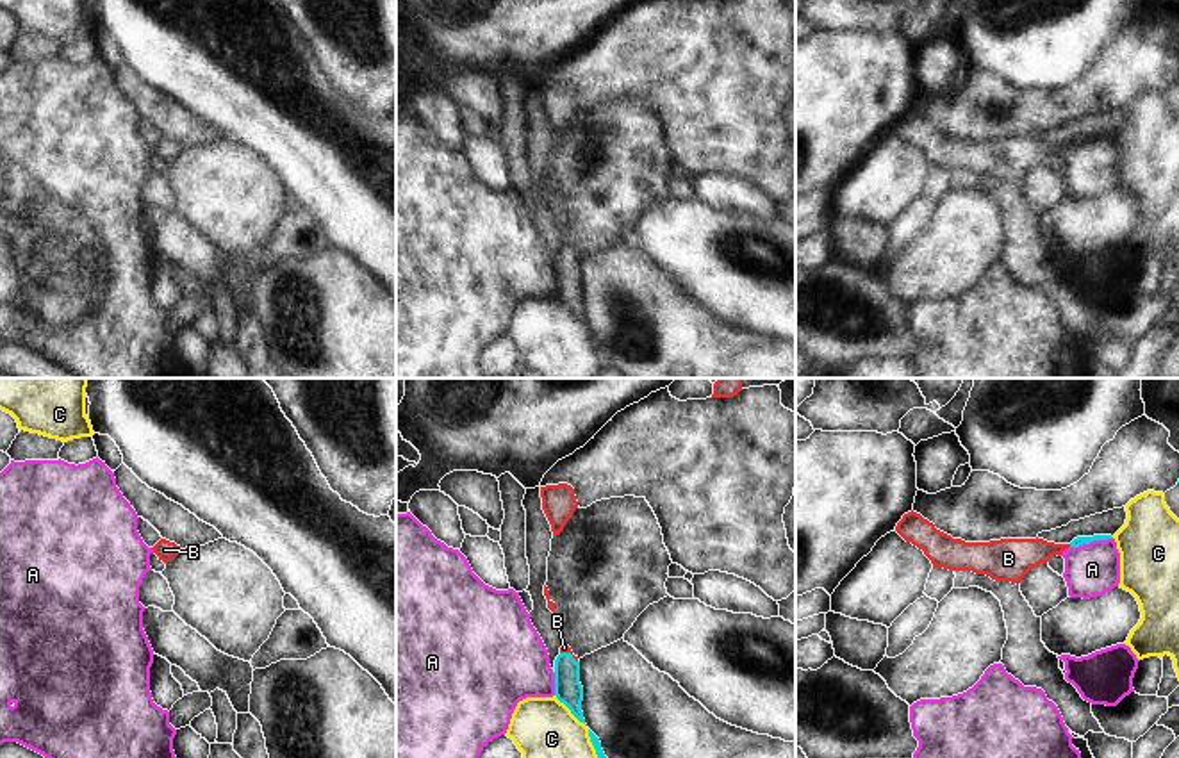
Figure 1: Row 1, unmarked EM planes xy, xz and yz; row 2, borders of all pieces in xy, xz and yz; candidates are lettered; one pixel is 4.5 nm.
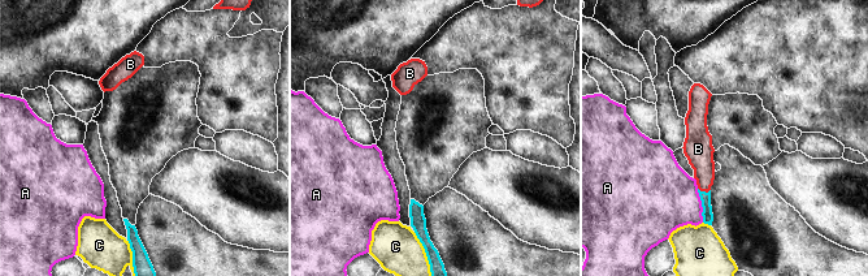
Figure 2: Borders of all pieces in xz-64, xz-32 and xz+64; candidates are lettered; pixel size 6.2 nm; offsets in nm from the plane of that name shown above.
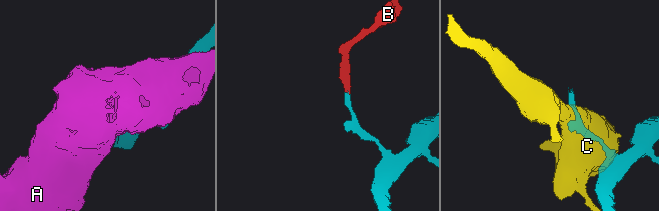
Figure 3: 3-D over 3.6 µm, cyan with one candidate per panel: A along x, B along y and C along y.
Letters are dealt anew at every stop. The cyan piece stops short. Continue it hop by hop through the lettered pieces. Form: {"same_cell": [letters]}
{"same_cell": ["B"]}

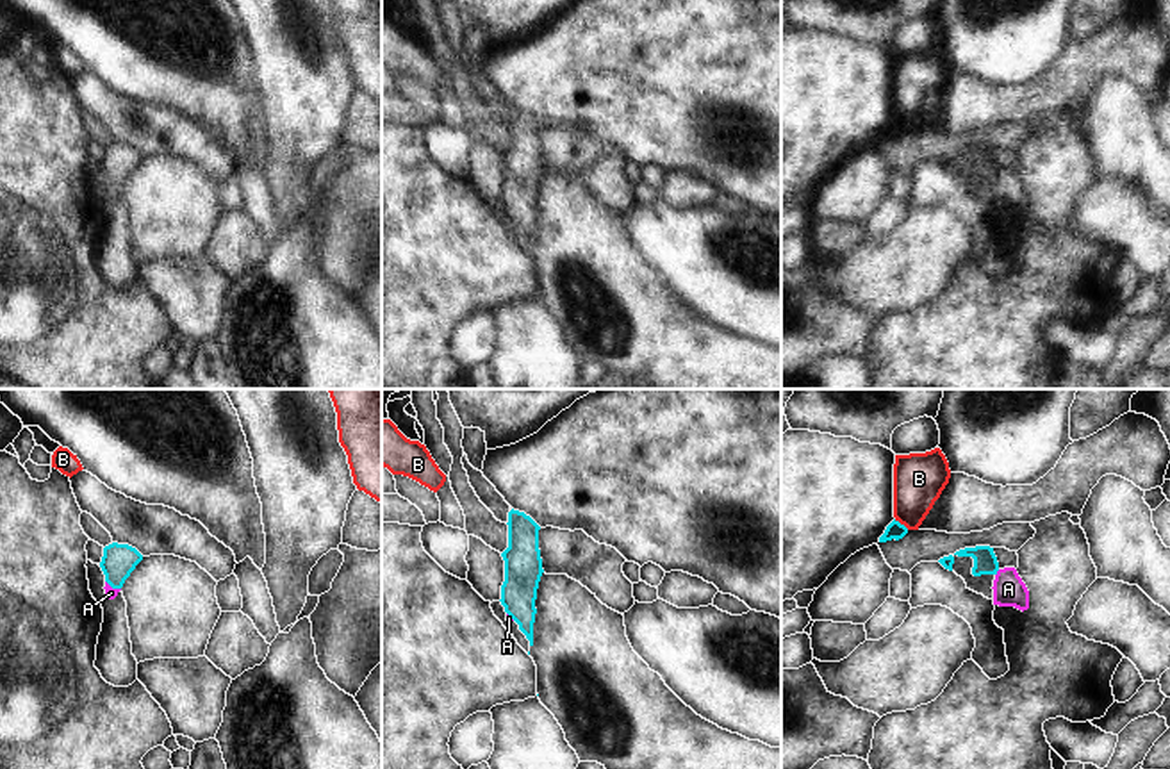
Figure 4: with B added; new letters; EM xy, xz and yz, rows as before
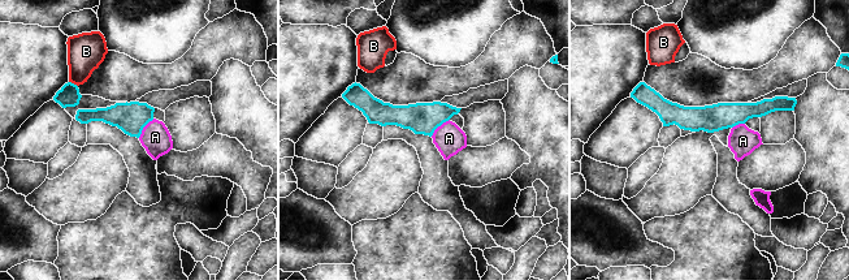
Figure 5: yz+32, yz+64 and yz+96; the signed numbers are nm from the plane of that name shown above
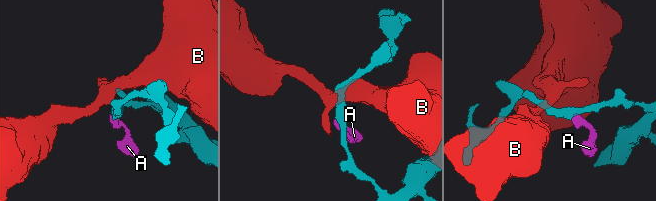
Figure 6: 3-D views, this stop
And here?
{"same_cell": []}

